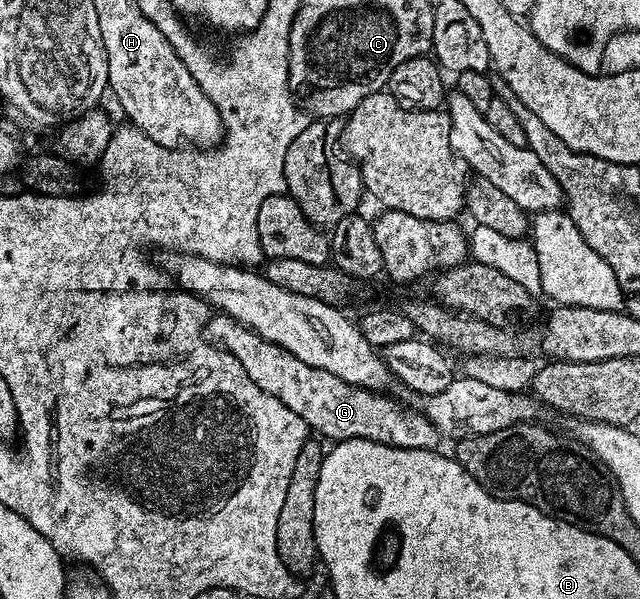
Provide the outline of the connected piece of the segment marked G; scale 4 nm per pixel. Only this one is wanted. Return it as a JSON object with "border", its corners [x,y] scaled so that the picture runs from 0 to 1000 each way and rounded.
{"border":[[[342,521],[338,526],[338,531],[336,526],[325,529],[320,546],[322,563],[334,576],[358,586],[377,608],[377,614],[383,614],[389,634],[395,634],[395,641],[402,641],[402,648],[420,654],[420,661],[433,661],[433,668],[439,668],[439,674],[445,674],[445,681],[464,688],[464,694],[470,694],[470,701],[477,701],[477,708],[491,723],[494,718],[495,723],[506,725],[506,728],[498,726],[506,733],[569,731],[583,735],[589,741],[608,741],[620,748],[652,748],[653,751],[678,751],[688,743],[684,740],[689,738],[688,721],[664,696],[659,683],[648,679],[647,684],[642,678],[628,678],[627,673],[616,671],[608,661],[609,656],[605,654],[588,654],[570,651],[564,644],[548,644],[539,634],[520,628],[520,621],[508,621],[502,614],[489,614],[483,608],[477,608],[477,601],[464,601],[464,594],[458,594],[445,581],[414,568],[406,558],[395,554],[391,544],[380,544],[375,538],[367,538],[356,524]]]}

